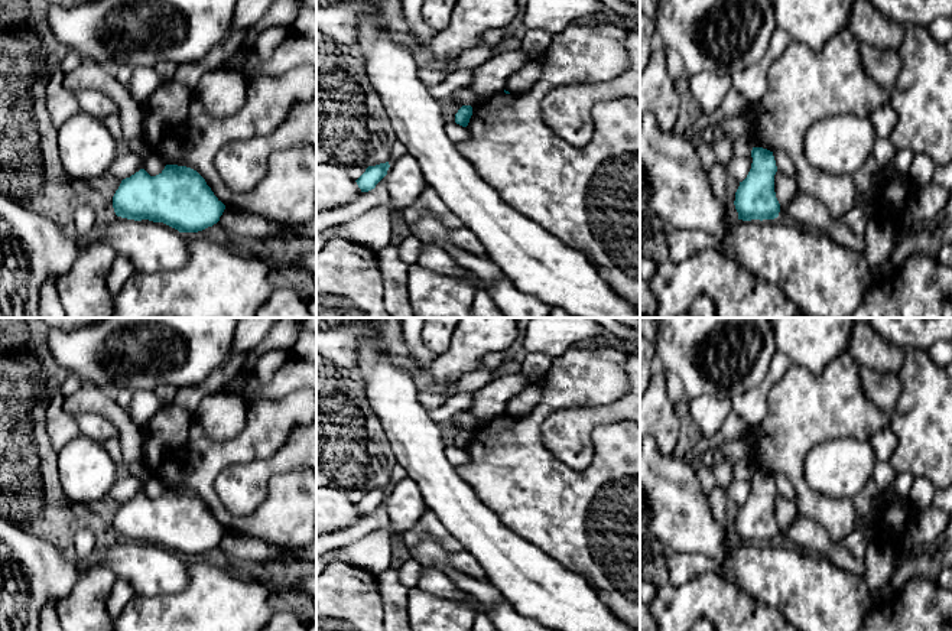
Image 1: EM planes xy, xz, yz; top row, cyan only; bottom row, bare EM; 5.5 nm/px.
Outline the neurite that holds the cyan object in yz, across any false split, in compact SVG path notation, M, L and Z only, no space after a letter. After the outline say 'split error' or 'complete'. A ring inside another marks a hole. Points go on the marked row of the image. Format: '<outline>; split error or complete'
M753 147L751 157L751 169L735 192L738 219L774 219L779 217L780 204L774 192L777 166L773 152Z; complete

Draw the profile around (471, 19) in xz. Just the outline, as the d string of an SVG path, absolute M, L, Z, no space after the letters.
M456 0L449 25L429 40L435 59L451 62L483 46L483 35L509 26L519 9L519 0Z

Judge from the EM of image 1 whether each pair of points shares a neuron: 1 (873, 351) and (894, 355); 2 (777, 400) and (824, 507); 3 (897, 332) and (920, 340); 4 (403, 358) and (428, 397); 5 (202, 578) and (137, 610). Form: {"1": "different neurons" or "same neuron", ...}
{"1": "same neuron", "2": "same neuron", "3": "same neuron", "4": "same neuron", "5": "same neuron"}

